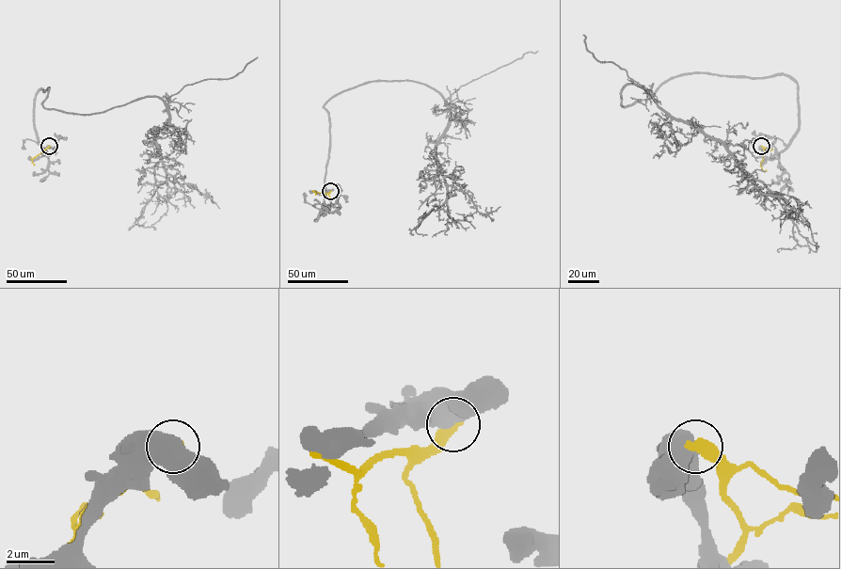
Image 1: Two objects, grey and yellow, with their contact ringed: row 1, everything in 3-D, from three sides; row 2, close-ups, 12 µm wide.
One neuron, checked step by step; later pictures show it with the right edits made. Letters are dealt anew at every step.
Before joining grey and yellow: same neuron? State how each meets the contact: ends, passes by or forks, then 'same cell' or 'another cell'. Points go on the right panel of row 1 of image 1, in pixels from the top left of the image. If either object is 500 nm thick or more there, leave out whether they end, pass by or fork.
another cell

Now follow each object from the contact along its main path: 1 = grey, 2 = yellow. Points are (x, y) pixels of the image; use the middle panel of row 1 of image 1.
1: (330, 191), (315, 220), (324, 105), (411, 81), (449, 111), (436, 147), (447, 198), (419, 219), (435, 204)
2: (330, 191), (325, 194), (313, 190), (315, 195)

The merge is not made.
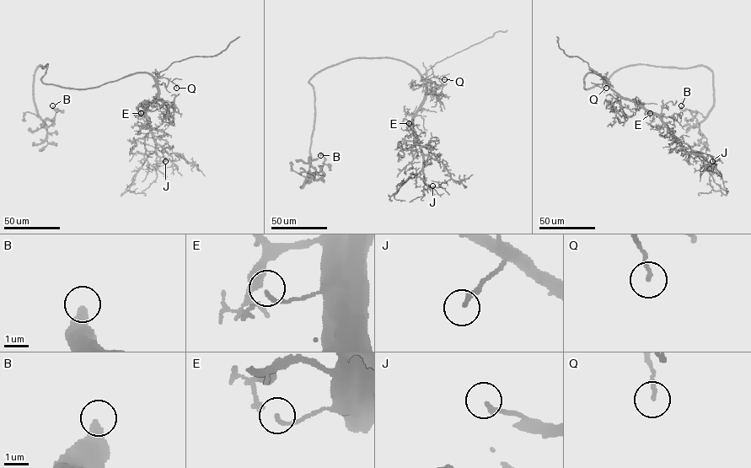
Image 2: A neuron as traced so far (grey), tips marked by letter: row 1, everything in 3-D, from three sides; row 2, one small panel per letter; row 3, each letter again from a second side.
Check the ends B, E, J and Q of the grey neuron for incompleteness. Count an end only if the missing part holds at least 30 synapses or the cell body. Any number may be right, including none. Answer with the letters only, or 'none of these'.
none of these

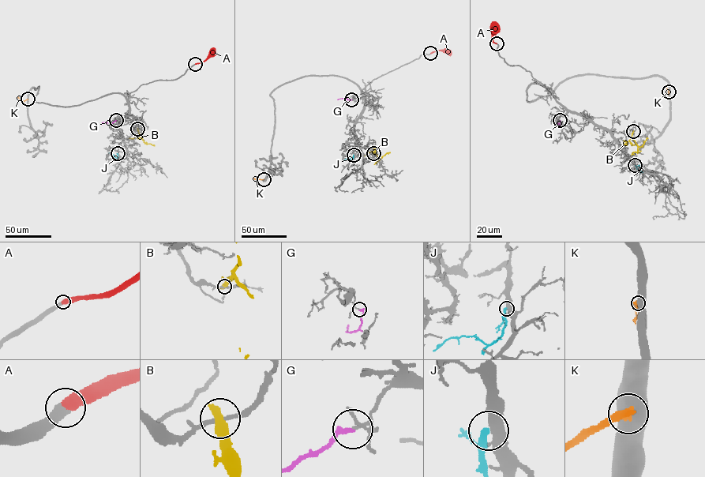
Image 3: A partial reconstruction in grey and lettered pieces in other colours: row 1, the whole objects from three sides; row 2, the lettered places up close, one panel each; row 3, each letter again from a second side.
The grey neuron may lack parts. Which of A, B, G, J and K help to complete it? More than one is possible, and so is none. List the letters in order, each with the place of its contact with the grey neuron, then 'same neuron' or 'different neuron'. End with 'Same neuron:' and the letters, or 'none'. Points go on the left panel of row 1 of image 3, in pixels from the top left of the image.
A: meets grey at (195, 64); same neuron
B: meets grey at (137, 129); different neuron
G: meets grey at (116, 120); different neuron
J: meets grey at (118, 153); different neuron
K: meets grey at (28, 99); different neuron
Same neuron: A

